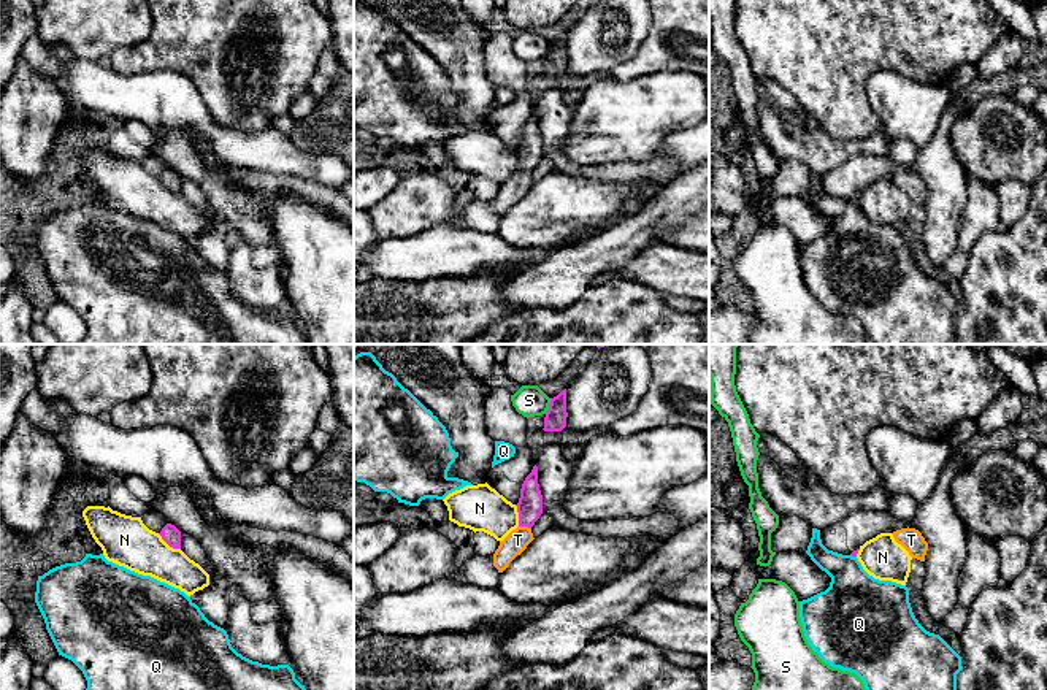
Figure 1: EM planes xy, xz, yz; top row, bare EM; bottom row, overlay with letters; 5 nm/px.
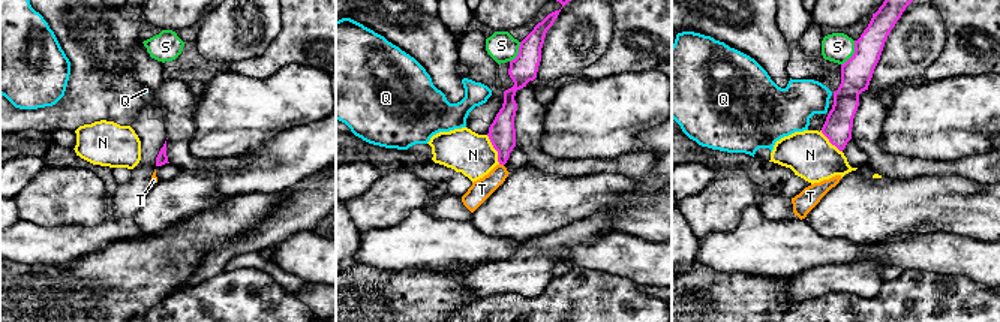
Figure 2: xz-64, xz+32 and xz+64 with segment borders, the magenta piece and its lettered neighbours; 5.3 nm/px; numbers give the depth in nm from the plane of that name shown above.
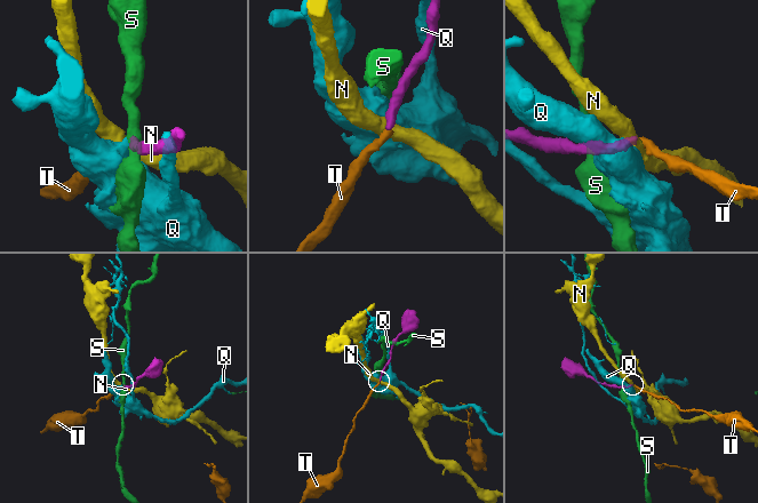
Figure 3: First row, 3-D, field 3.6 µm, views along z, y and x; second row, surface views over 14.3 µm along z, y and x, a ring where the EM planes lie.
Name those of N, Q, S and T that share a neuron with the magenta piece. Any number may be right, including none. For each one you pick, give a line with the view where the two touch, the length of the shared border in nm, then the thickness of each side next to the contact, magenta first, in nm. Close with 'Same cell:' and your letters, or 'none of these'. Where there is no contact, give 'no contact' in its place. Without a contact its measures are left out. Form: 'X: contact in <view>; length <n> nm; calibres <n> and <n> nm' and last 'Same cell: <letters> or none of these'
T: contact in xz; length 70 nm; calibres 130 and 110 nm
Same cell: T

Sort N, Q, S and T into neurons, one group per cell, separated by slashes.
N / Q / S / T

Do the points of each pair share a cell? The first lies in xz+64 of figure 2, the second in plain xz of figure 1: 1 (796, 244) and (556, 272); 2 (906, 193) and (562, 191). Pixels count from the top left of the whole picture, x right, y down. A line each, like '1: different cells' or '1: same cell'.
1: different cells
2: same cell

